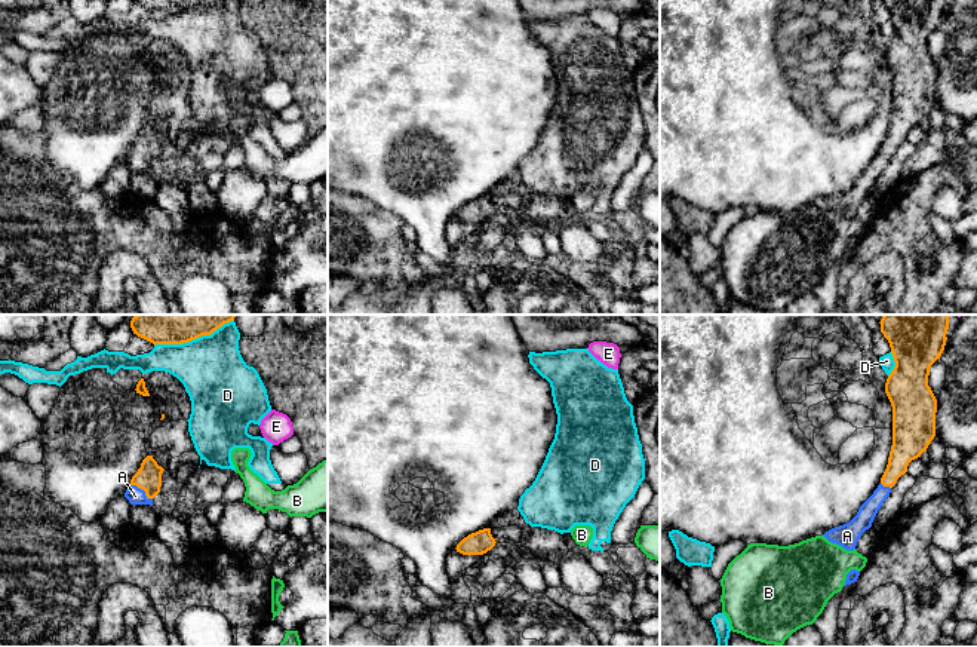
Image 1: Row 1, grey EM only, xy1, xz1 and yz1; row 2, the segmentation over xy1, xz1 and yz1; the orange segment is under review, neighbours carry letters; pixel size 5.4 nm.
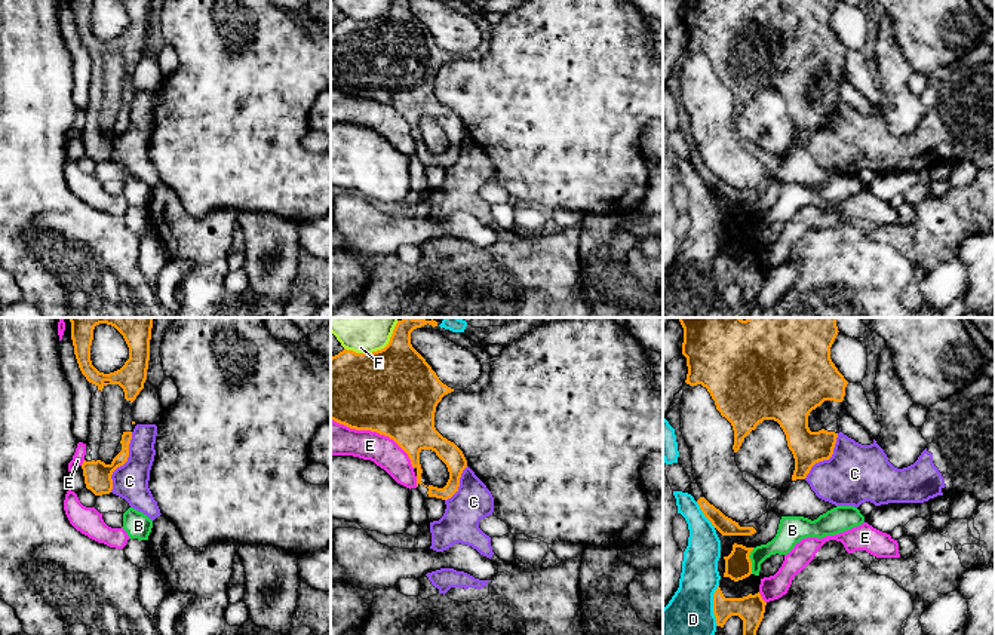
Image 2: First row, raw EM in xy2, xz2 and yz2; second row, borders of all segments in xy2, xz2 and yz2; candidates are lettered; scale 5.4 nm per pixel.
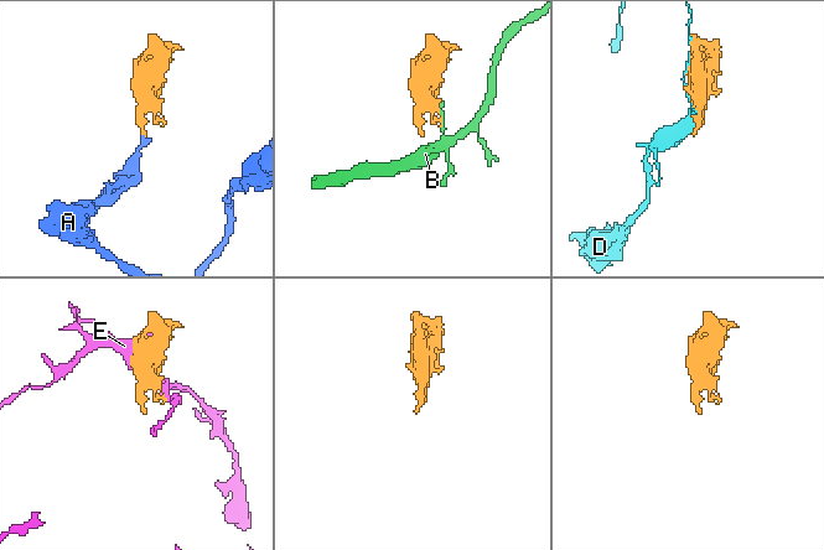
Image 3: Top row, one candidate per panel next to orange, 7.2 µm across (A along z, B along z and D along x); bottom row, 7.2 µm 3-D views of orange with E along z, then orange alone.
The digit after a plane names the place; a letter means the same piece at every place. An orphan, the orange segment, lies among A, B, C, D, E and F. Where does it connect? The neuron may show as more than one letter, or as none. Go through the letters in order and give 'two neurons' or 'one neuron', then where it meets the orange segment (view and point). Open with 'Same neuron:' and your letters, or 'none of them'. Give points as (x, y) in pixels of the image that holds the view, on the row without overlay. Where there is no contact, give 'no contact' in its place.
Same neuron: A
A: one neuron; contact xy1 (143, 156)
B: two neurons; contact yz2 (751, 229)
C: two neurons; contact xy2 (123, 131)
D: two neurons; contact xy1 (183, 9)
E: two neurons; contact xz2 (375, 98)
F: two neurons; contact xz2 (372, 20)

